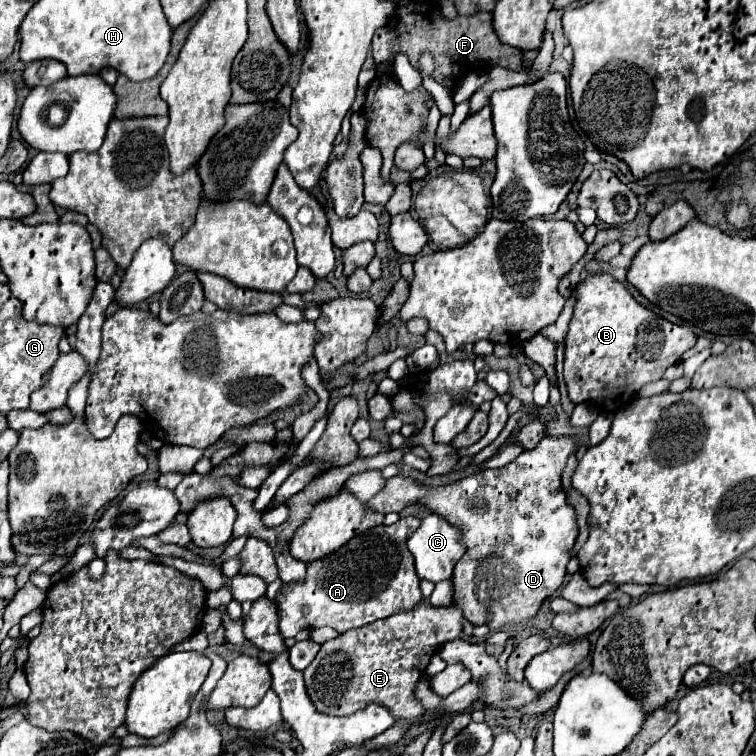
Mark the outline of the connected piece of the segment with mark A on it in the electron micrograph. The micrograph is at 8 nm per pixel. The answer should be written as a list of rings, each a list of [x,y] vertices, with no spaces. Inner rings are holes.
[[[350,541],[336,549],[334,553],[316,559],[308,565],[304,581],[282,585],[276,603],[280,617],[280,637],[282,641],[296,637],[300,629],[320,629],[332,627],[338,633],[346,633],[348,629],[368,625],[378,619],[386,619],[400,611],[410,611],[422,601],[420,577],[414,571],[414,557],[406,545],[350,545]]]

